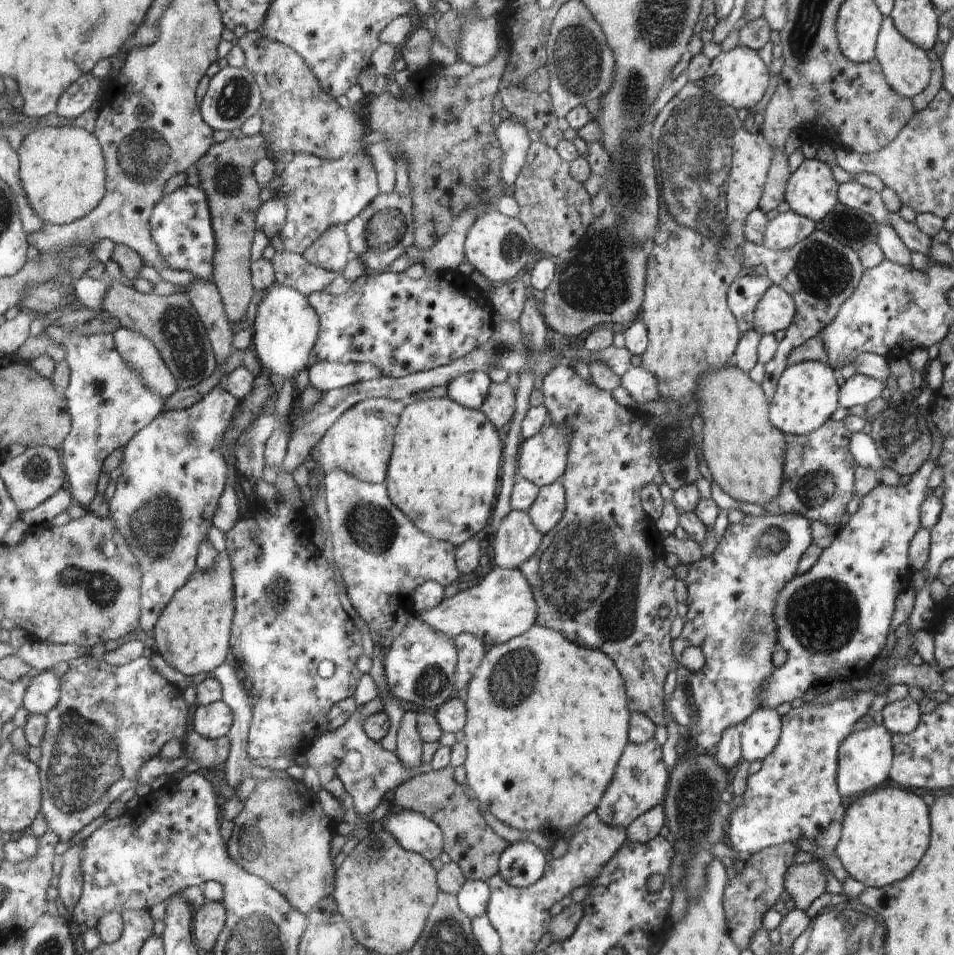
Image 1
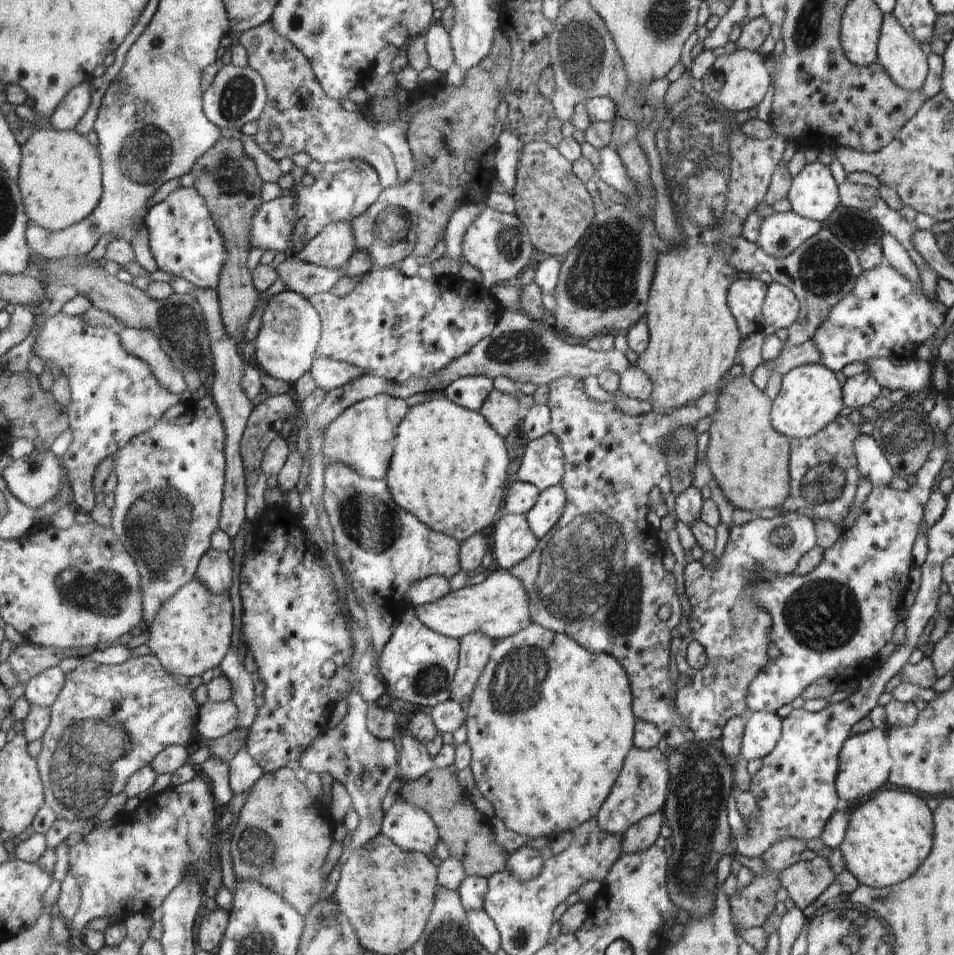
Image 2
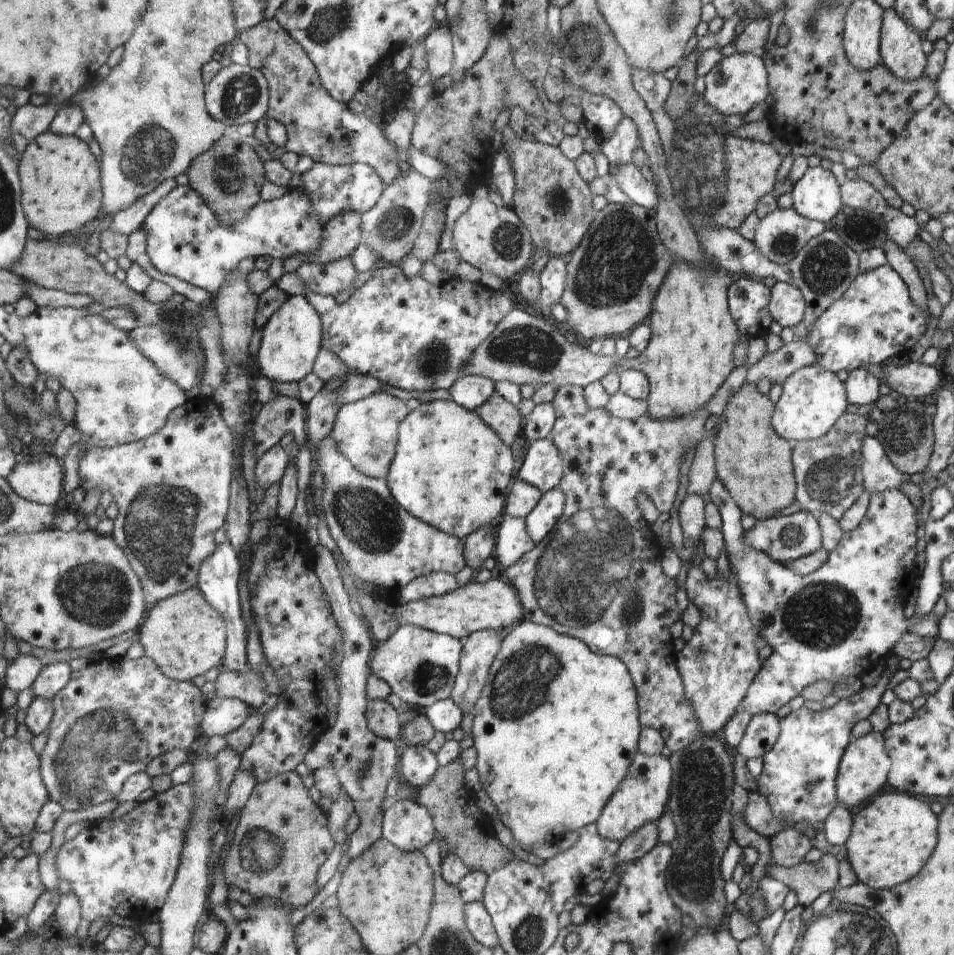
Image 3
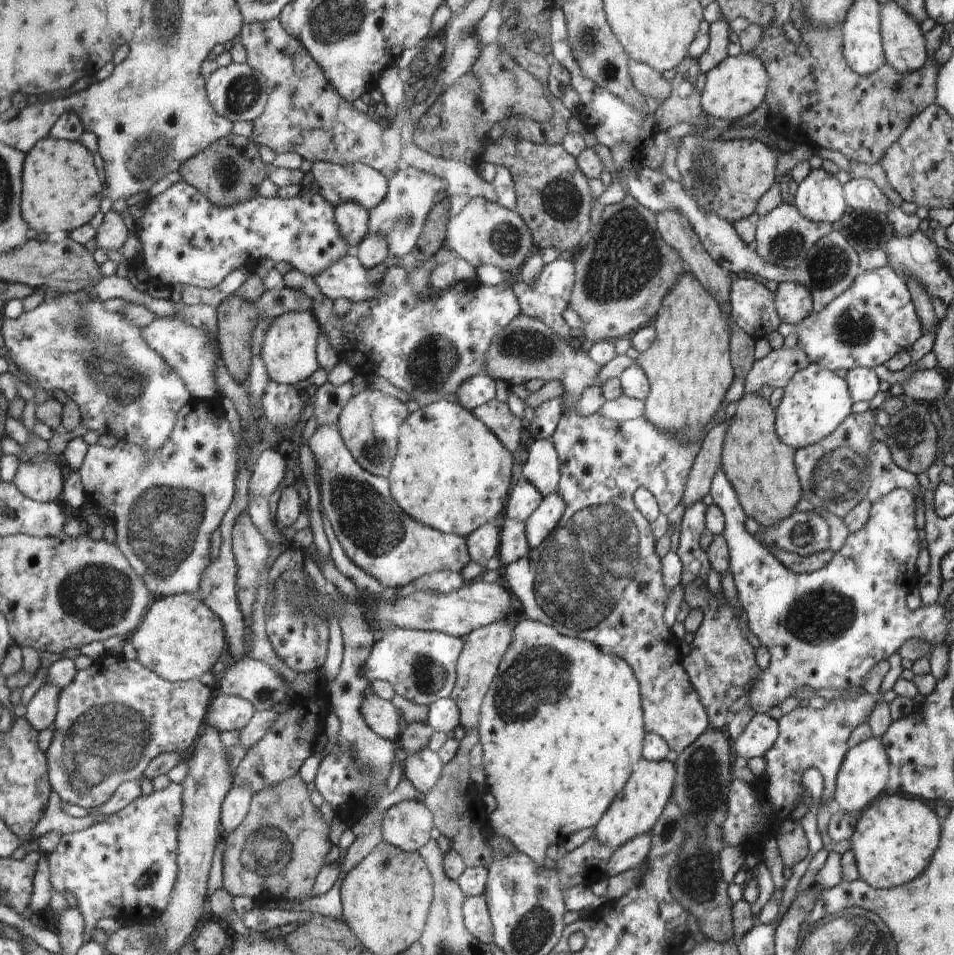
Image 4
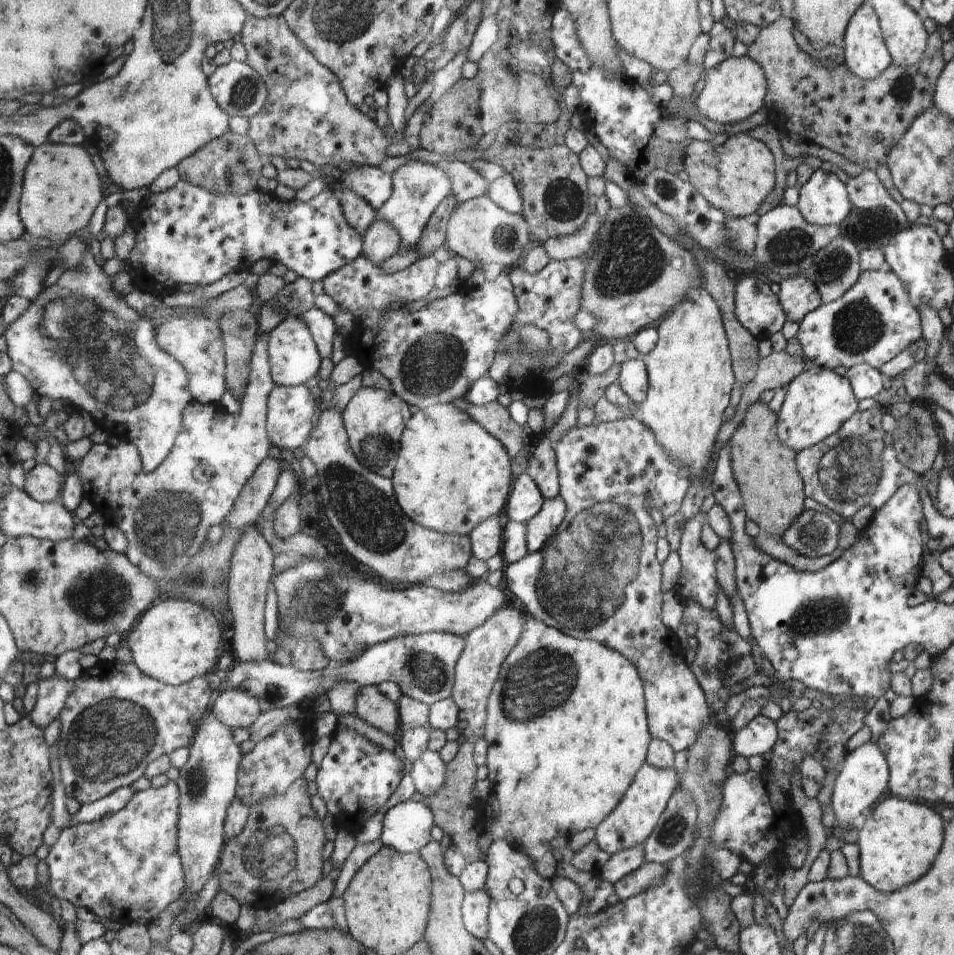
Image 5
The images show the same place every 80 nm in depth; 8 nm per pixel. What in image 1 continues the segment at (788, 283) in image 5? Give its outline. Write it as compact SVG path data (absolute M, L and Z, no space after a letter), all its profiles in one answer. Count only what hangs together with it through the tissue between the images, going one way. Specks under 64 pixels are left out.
M773 285L756 308L753 331L760 335L786 331L794 323L796 311L794 298L784 288Z

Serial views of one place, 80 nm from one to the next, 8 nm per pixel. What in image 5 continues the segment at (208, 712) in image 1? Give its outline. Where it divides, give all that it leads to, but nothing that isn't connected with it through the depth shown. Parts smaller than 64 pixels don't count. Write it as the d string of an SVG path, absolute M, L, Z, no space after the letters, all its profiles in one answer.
M222 688L214 699L211 712L232 729L248 728L262 712L258 700L240 688Z

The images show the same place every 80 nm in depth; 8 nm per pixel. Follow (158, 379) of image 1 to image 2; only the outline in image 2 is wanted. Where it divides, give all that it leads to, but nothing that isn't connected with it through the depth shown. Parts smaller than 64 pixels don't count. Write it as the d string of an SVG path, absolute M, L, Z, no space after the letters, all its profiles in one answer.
M125 327L119 330L123 343L131 353L147 362L162 385L177 395L189 389L184 373L175 366L171 354L163 347L163 342L155 333L146 329Z

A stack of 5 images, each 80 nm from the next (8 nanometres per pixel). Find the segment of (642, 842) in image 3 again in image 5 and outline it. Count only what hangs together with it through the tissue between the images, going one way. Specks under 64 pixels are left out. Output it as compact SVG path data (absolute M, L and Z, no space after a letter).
M643 844L612 855L600 871L601 880L616 884L624 876L636 872L644 863Z

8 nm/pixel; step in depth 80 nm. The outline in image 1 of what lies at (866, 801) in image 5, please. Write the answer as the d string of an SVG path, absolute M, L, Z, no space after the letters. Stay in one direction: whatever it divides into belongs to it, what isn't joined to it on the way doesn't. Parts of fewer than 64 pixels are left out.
M874 725L866 730L853 731L843 741L839 749L839 793L852 801L858 794L868 793L888 778L894 756L890 738L892 734L883 725Z

